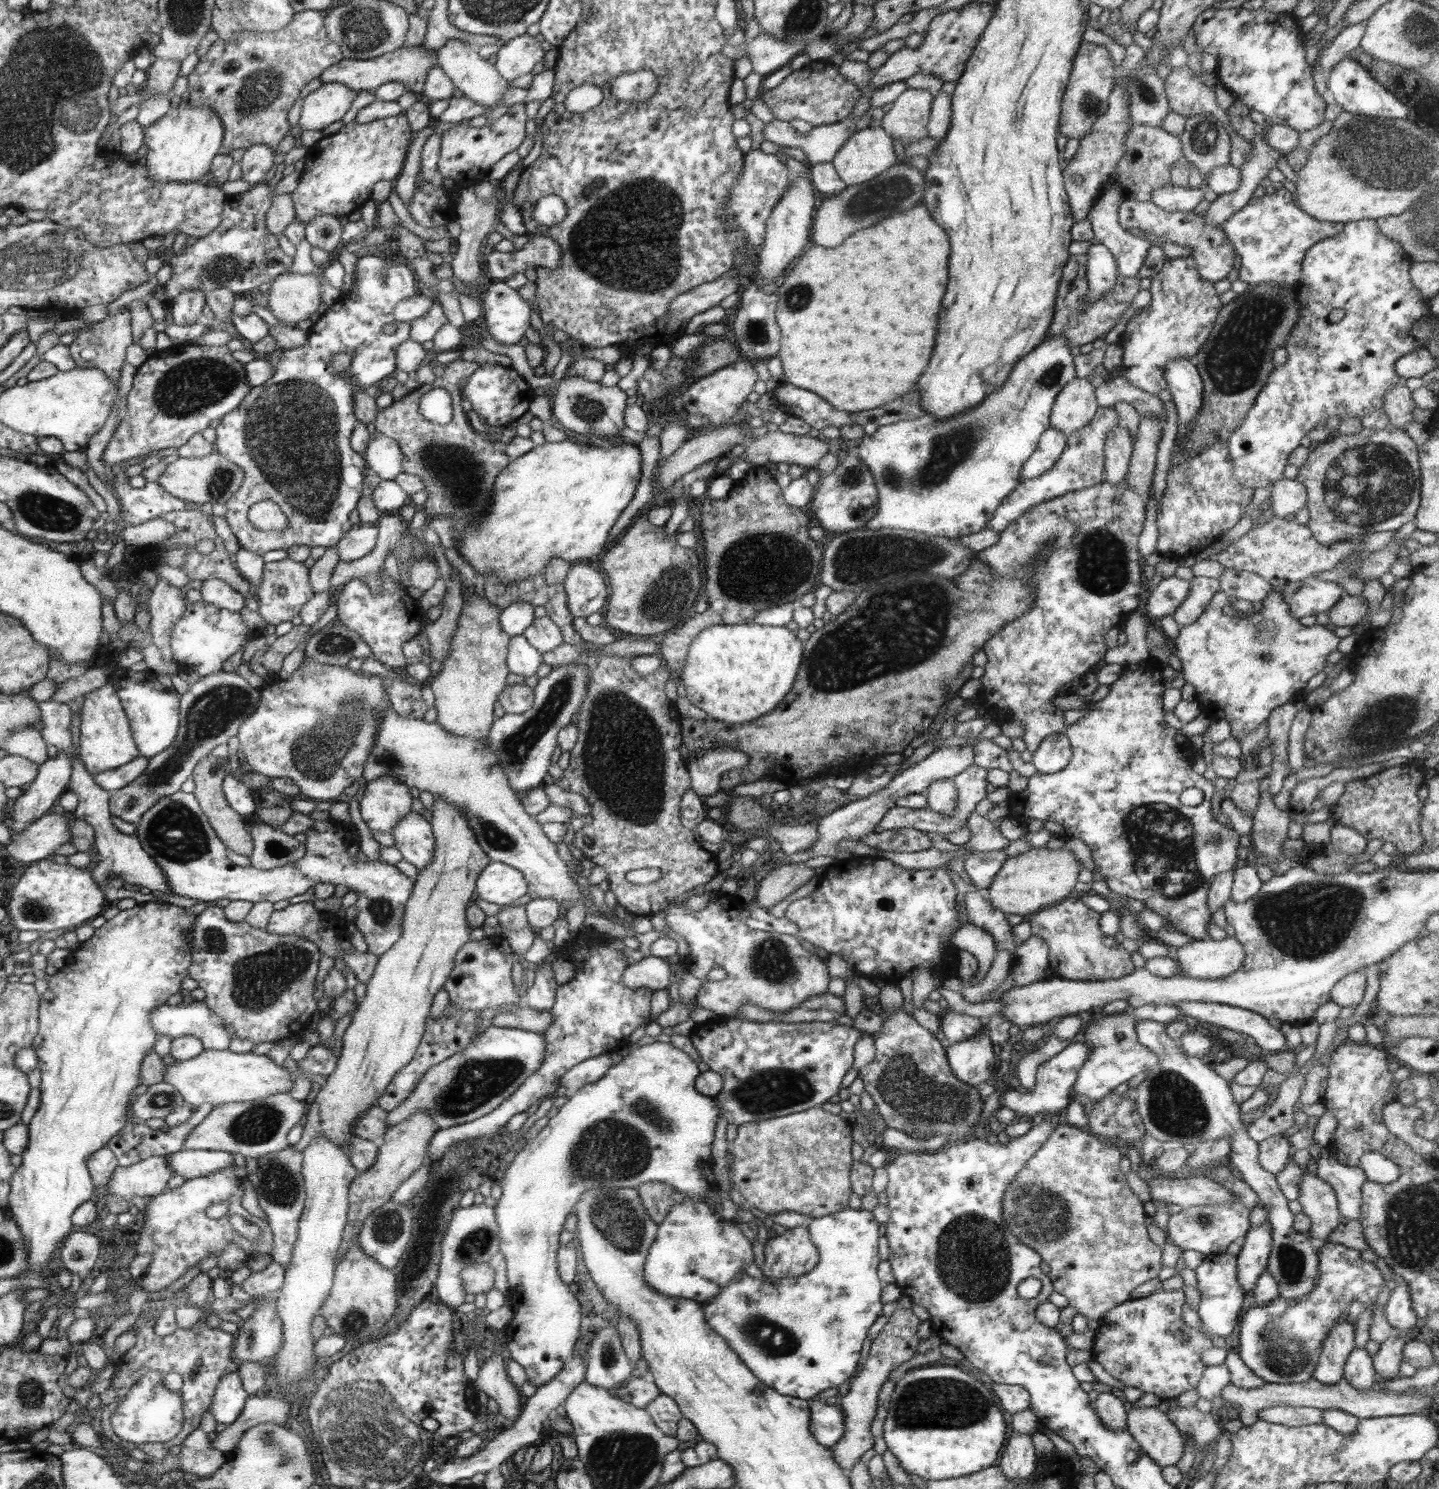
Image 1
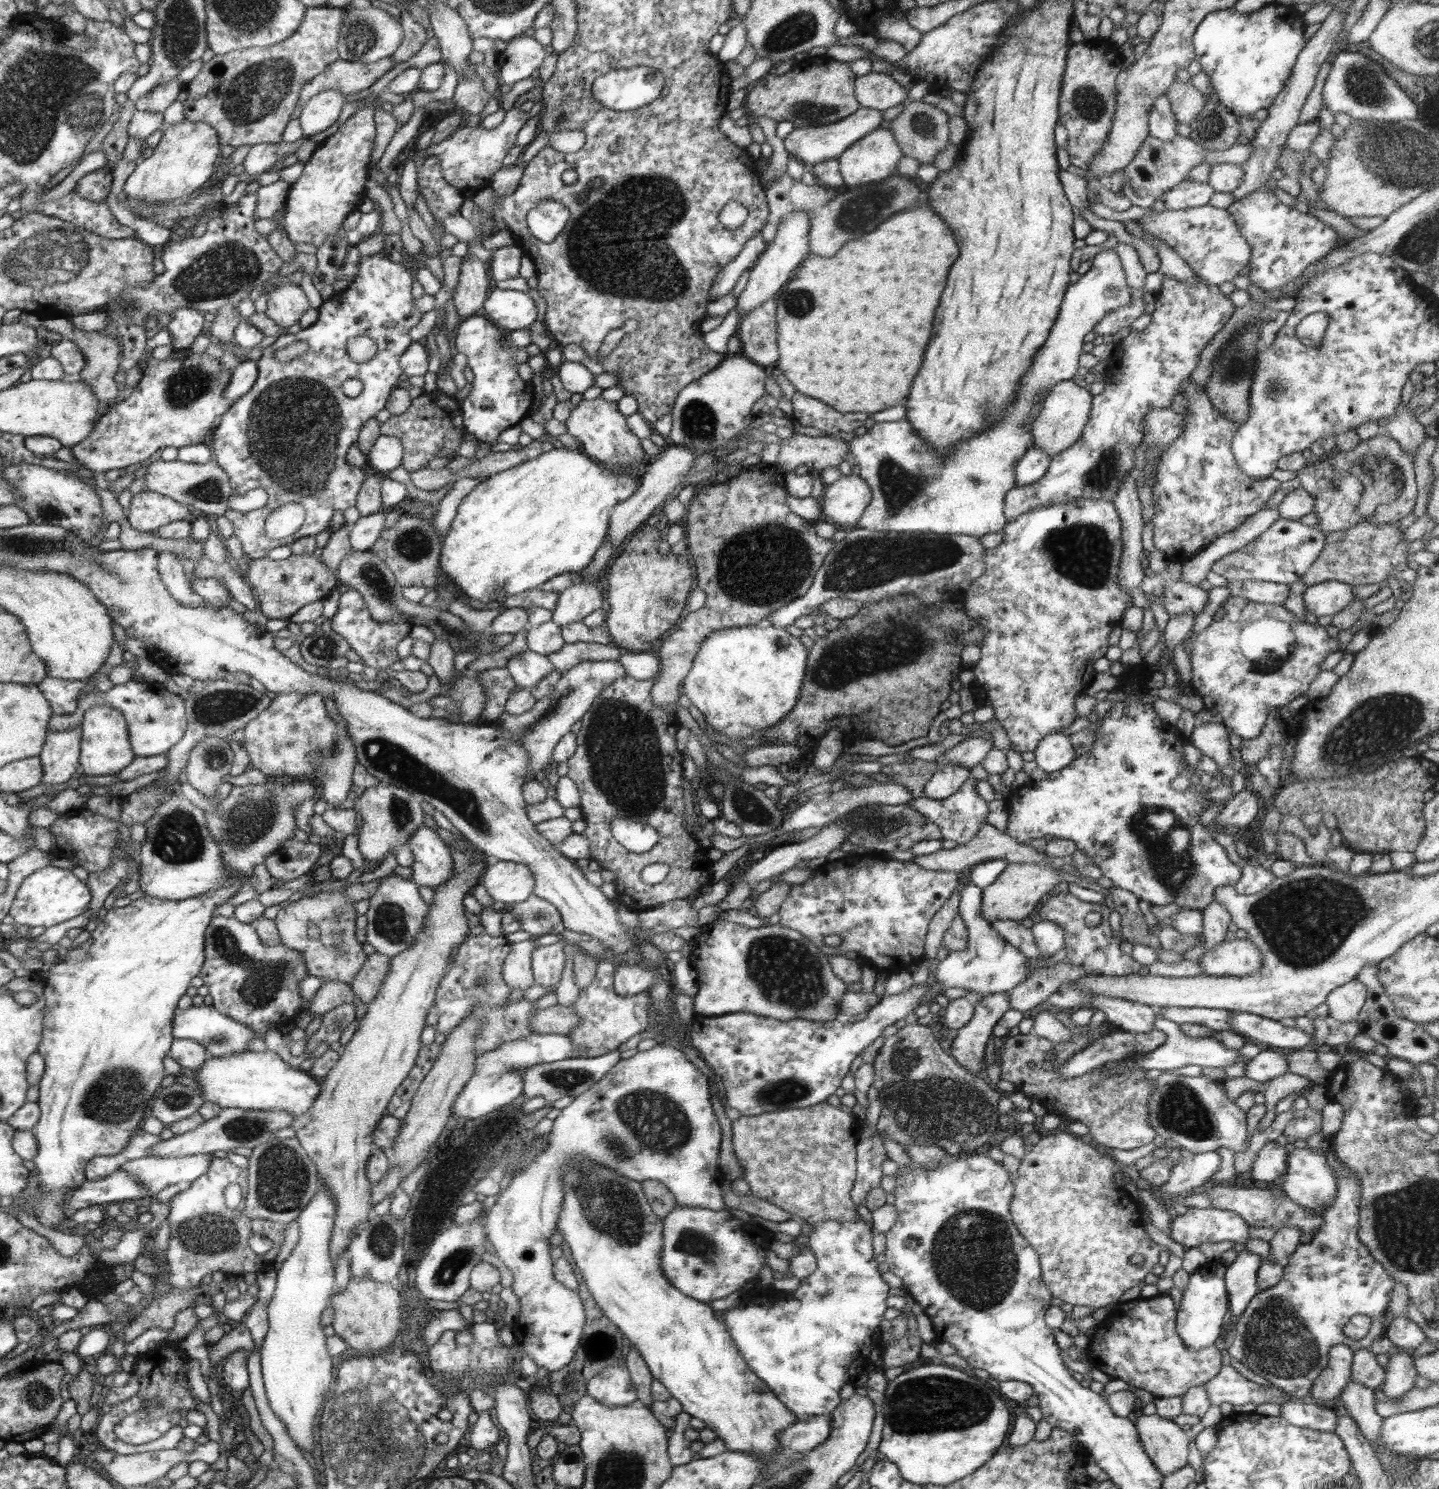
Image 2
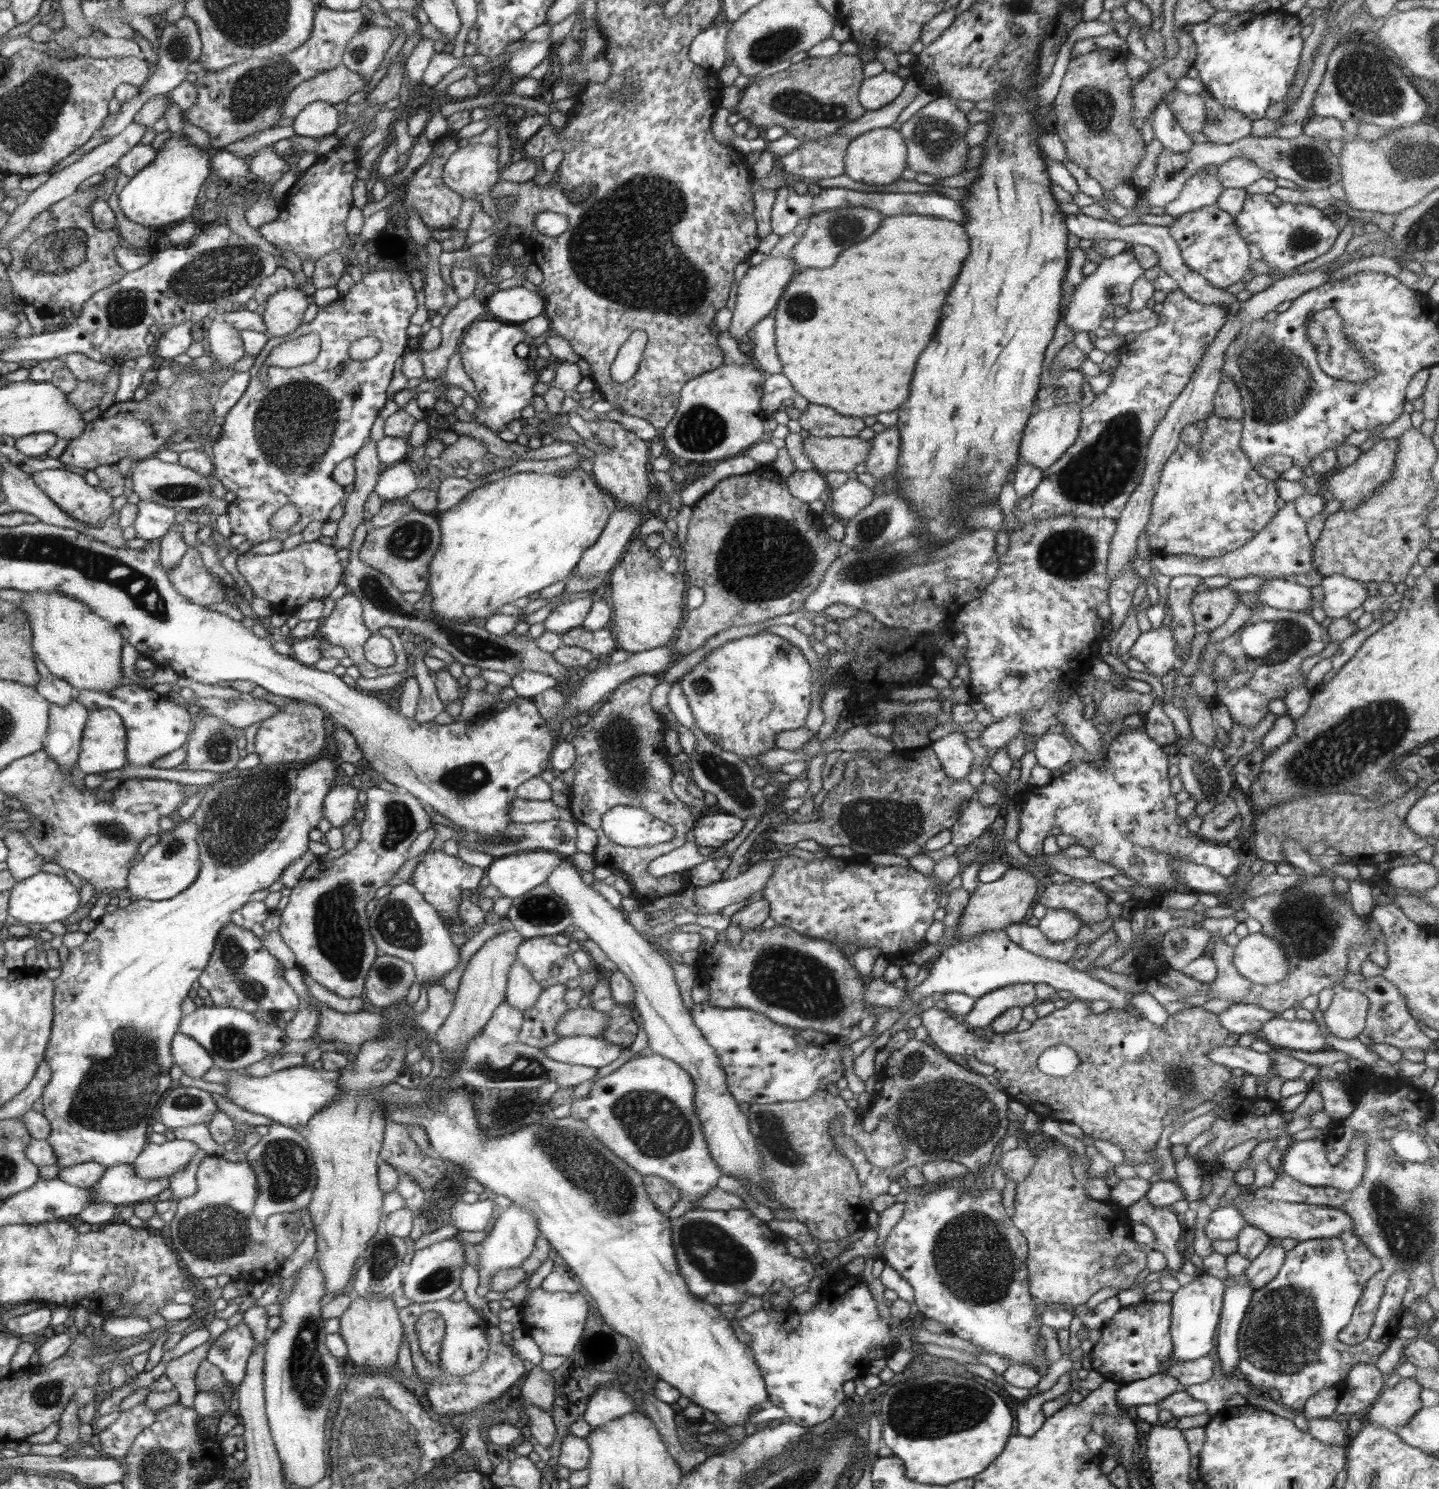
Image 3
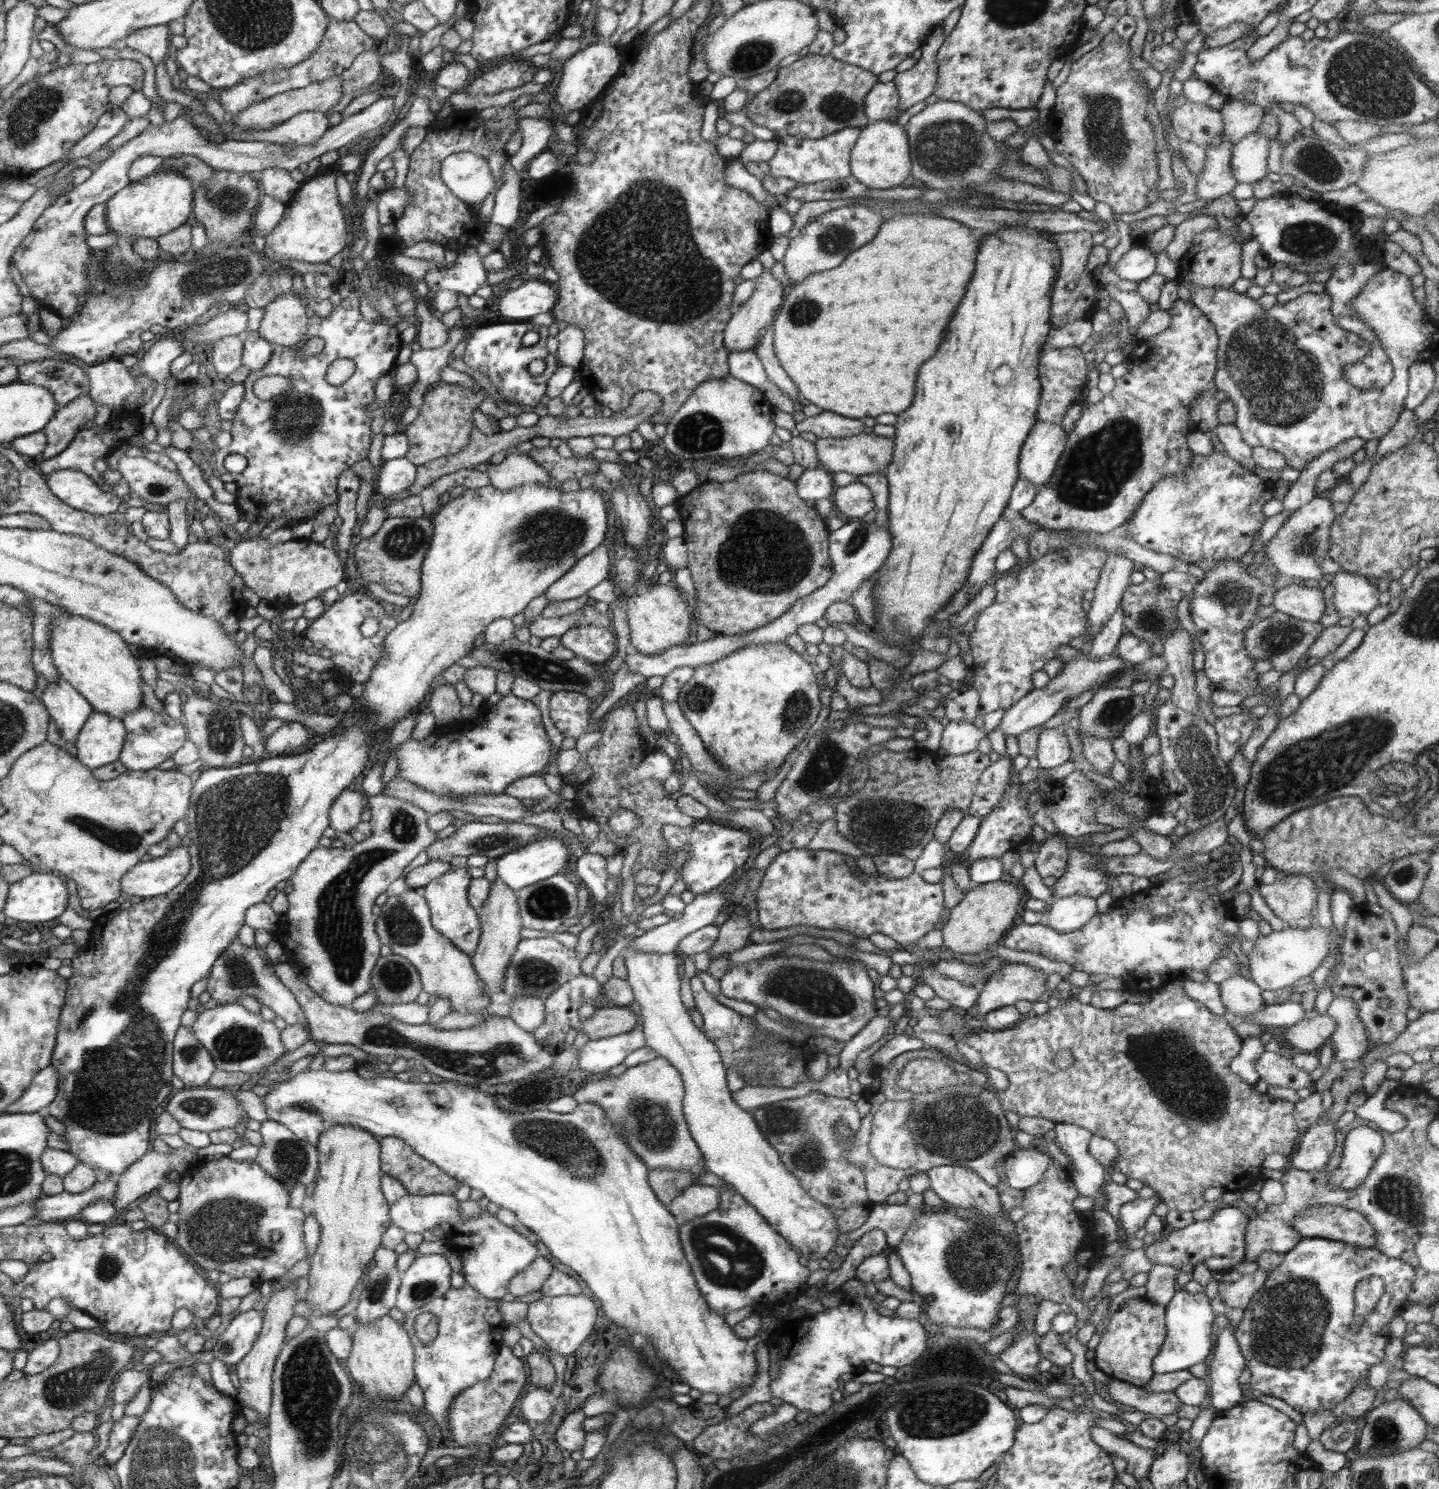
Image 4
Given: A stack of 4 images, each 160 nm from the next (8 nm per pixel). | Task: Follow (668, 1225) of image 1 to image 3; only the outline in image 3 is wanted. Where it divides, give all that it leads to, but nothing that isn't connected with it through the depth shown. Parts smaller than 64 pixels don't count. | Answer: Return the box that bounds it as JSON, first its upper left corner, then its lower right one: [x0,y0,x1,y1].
[672,1209,815,1307]

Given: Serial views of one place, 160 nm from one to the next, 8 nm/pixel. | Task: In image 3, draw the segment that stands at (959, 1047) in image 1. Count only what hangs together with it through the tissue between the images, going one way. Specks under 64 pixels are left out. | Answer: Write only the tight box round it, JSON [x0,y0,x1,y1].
[961,983,1038,1033]

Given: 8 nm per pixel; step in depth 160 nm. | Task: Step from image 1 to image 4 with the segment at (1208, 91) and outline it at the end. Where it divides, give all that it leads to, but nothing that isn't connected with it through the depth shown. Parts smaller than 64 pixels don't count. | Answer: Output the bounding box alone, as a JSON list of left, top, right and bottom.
[1169,100,1224,147]

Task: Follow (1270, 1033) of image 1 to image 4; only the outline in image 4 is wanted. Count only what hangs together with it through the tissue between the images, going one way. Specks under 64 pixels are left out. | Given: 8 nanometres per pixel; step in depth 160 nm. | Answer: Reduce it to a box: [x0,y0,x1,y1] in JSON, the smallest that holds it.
[1278,1012,1336,1053]

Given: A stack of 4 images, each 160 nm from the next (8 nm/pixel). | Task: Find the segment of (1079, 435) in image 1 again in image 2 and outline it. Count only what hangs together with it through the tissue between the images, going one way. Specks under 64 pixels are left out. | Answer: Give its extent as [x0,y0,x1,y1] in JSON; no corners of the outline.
[1004,276,1237,520]

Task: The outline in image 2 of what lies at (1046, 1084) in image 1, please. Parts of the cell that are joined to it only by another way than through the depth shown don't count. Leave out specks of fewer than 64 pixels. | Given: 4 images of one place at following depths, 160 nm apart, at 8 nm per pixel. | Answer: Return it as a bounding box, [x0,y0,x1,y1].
[1058,1029,1166,1079]

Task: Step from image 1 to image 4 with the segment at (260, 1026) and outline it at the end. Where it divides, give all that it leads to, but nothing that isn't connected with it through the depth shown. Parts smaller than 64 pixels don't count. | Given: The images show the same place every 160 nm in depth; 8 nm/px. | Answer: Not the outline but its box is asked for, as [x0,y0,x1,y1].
[206,940,310,1033]

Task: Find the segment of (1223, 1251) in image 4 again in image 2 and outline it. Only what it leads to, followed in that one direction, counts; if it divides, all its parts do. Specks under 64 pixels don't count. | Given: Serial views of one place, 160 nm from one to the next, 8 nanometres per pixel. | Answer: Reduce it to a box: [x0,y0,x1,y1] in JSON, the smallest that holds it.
[1169,1208,1252,1249]

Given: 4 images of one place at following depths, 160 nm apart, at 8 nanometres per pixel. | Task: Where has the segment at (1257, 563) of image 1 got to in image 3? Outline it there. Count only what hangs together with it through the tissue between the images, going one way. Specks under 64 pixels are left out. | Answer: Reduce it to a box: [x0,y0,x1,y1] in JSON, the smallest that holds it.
[1150,502,1315,580]

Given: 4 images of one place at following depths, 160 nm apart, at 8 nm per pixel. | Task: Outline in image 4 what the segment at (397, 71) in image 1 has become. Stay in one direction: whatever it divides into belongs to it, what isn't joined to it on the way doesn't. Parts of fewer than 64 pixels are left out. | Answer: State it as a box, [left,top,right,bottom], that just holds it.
[233,75,342,131]

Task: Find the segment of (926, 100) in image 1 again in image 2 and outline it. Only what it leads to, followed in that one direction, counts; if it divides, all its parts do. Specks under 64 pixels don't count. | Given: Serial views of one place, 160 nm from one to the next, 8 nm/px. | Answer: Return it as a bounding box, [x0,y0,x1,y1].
[890,81,950,164]

